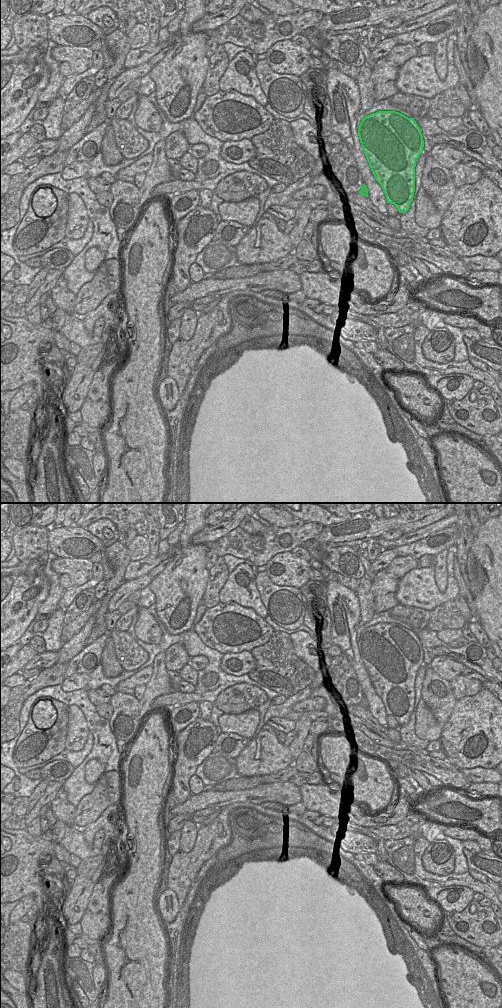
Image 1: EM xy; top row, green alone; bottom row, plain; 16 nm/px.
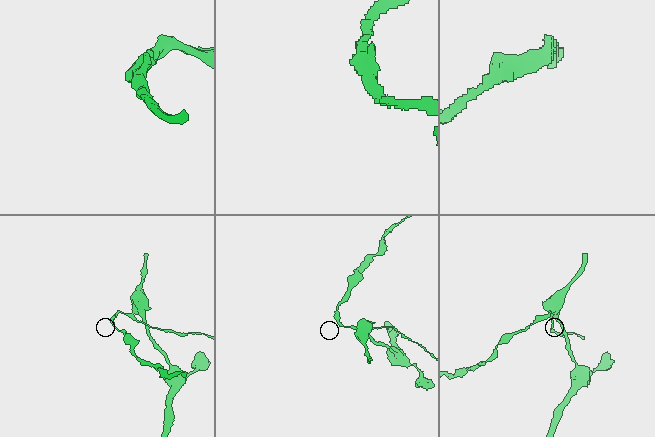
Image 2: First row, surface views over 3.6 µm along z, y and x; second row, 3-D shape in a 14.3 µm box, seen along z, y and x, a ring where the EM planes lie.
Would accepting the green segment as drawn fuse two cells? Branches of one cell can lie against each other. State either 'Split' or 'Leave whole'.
Split.

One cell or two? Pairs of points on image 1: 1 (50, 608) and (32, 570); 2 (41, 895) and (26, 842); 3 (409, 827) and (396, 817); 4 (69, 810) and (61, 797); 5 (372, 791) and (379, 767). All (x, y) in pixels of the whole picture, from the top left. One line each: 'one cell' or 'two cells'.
1: two cells
2: one cell
3: two cells
4: one cell
5: one cell

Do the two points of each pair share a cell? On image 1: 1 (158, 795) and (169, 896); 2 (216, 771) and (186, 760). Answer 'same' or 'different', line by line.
1: different
2: different

